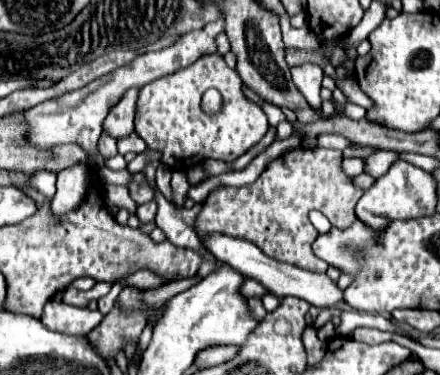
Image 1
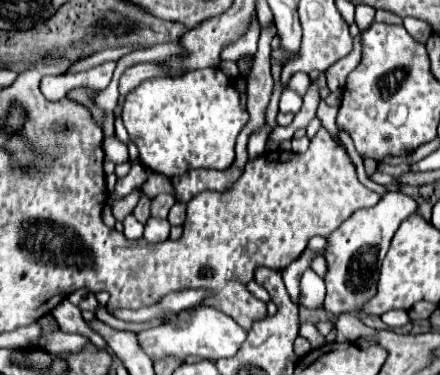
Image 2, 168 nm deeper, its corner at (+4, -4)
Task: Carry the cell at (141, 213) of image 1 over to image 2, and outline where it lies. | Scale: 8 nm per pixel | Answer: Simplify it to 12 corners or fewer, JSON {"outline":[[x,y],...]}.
{"outline":[[134,214],[124,220],[124,234],[130,240],[142,238],[144,226]]}

